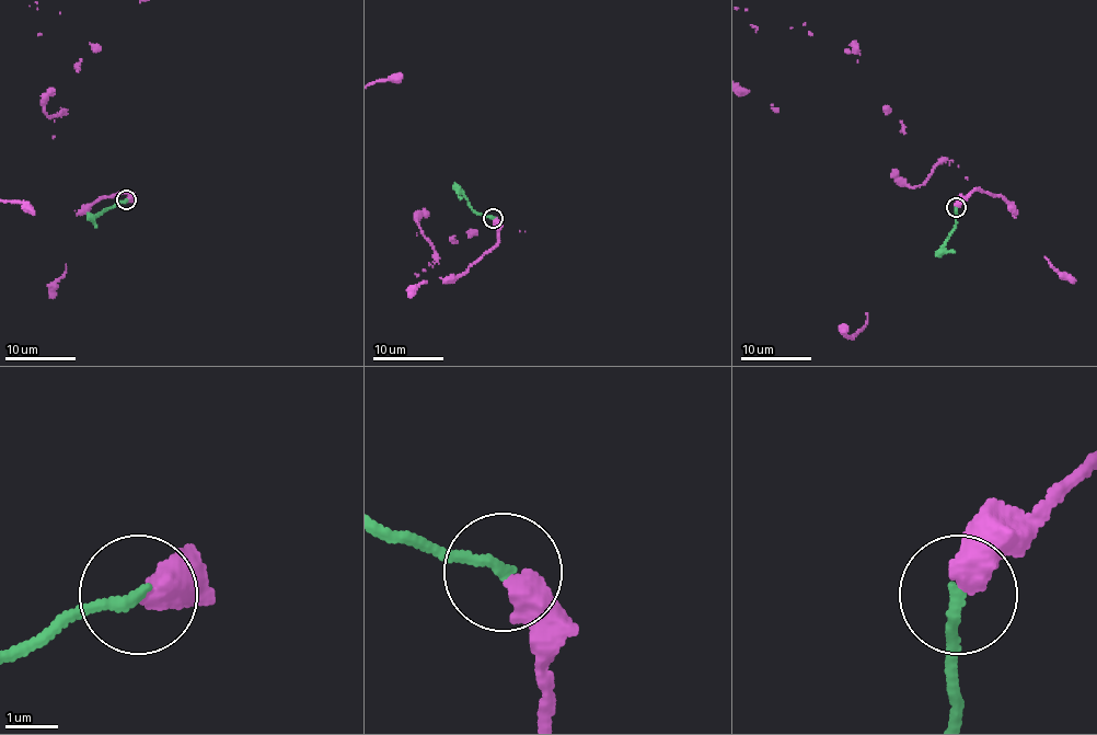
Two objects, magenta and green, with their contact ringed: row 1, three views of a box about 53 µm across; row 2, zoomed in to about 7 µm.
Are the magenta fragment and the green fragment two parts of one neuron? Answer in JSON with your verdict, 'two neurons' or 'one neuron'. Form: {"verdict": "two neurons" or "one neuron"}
{"verdict": "one neuron"}

